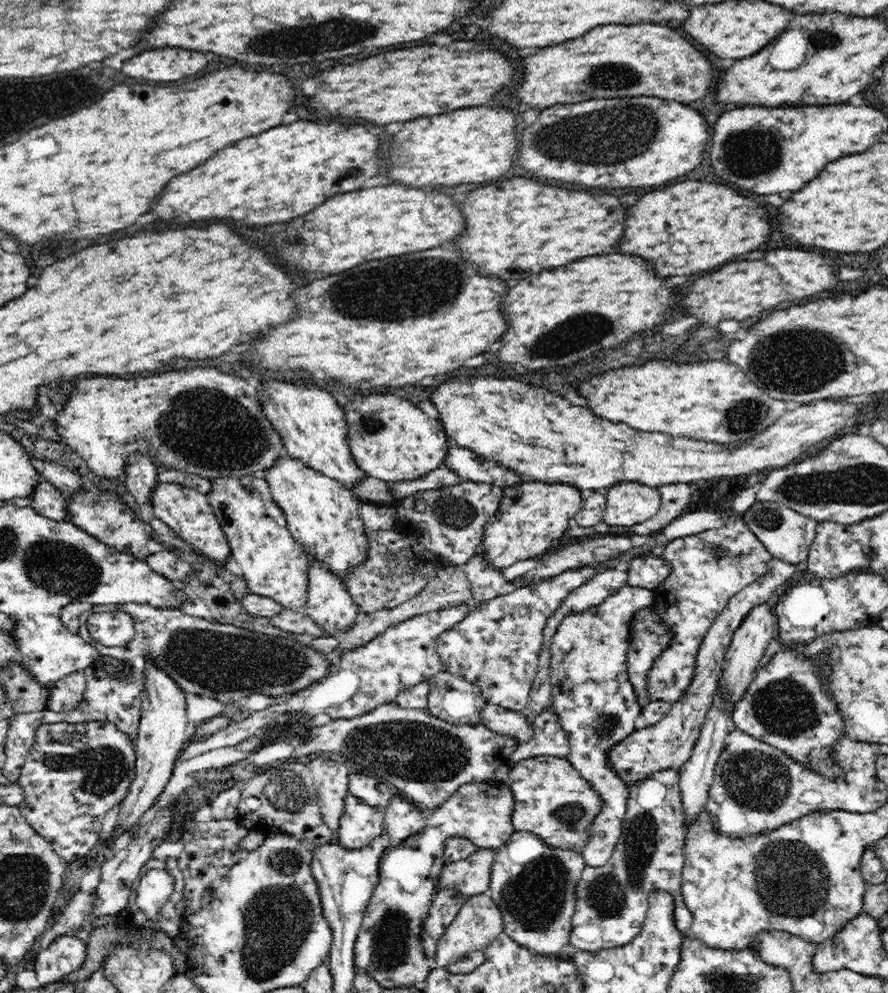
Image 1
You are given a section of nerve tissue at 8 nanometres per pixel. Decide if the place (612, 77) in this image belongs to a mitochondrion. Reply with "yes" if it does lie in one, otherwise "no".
yes

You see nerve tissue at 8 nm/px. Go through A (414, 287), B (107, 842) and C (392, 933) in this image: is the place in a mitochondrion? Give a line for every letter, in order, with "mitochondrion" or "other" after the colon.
A: mitochondrion
B: other
C: mitochondrion

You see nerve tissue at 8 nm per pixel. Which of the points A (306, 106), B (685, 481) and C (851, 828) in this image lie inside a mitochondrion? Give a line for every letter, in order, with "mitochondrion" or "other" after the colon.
A: other
B: other
C: other

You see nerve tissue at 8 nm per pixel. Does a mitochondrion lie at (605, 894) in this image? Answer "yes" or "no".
yes

